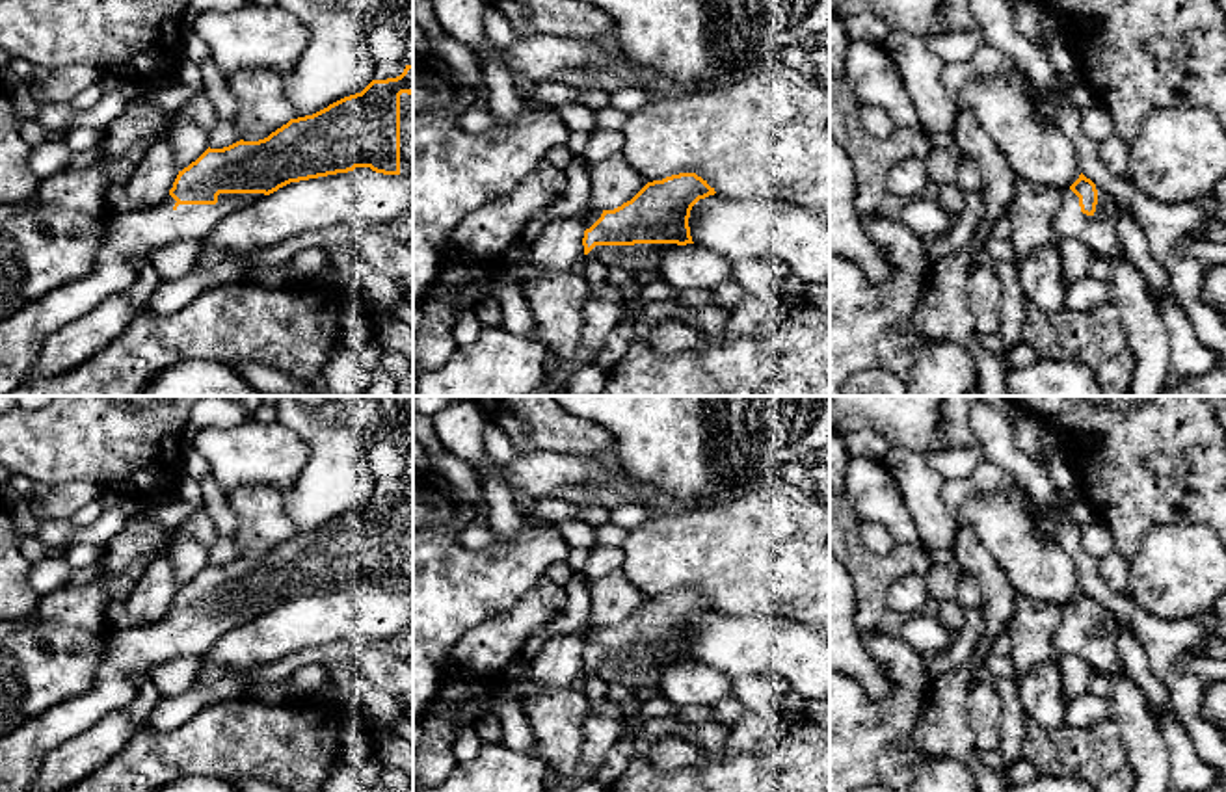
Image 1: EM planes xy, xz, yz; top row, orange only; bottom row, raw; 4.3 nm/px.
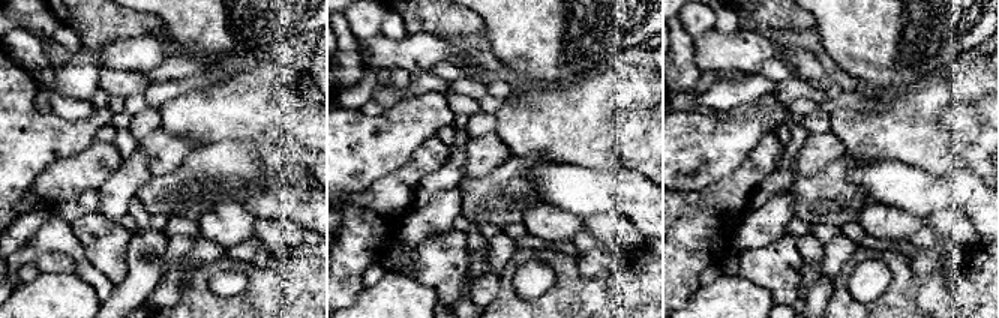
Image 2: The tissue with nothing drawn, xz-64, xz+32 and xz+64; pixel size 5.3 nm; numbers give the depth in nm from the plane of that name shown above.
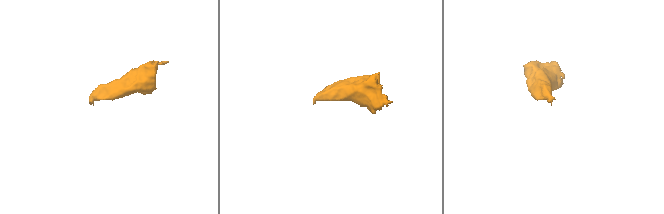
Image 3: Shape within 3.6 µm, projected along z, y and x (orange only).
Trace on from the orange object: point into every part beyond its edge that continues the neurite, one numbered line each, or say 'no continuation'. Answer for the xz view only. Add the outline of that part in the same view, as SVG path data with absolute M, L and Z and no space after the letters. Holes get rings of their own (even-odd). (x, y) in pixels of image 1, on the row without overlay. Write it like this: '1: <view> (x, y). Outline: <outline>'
1: xz (635, 673). Outline: M634 660L634 662L595 662L588 673L595 673L606 684L621 682L629 688L657 686L666 667L679 664L677 660Z

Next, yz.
1: yz (1100, 649). Outline: M1096 602L1098 621L1092 632L1081 628L1079 614L1072 606L1060 608L1060 621L1053 632L1051 643L1059 656L1075 654L1083 658L1096 673L1113 677L1124 671L1118 656L1118 617Z

